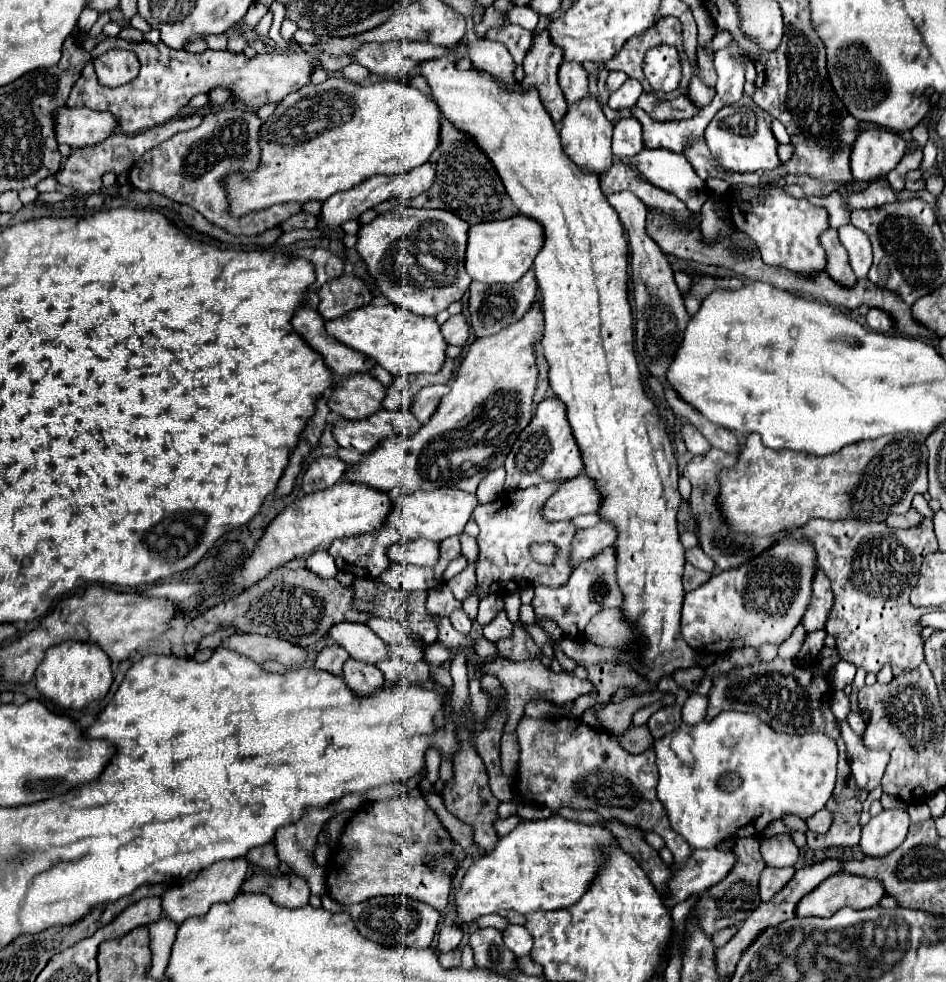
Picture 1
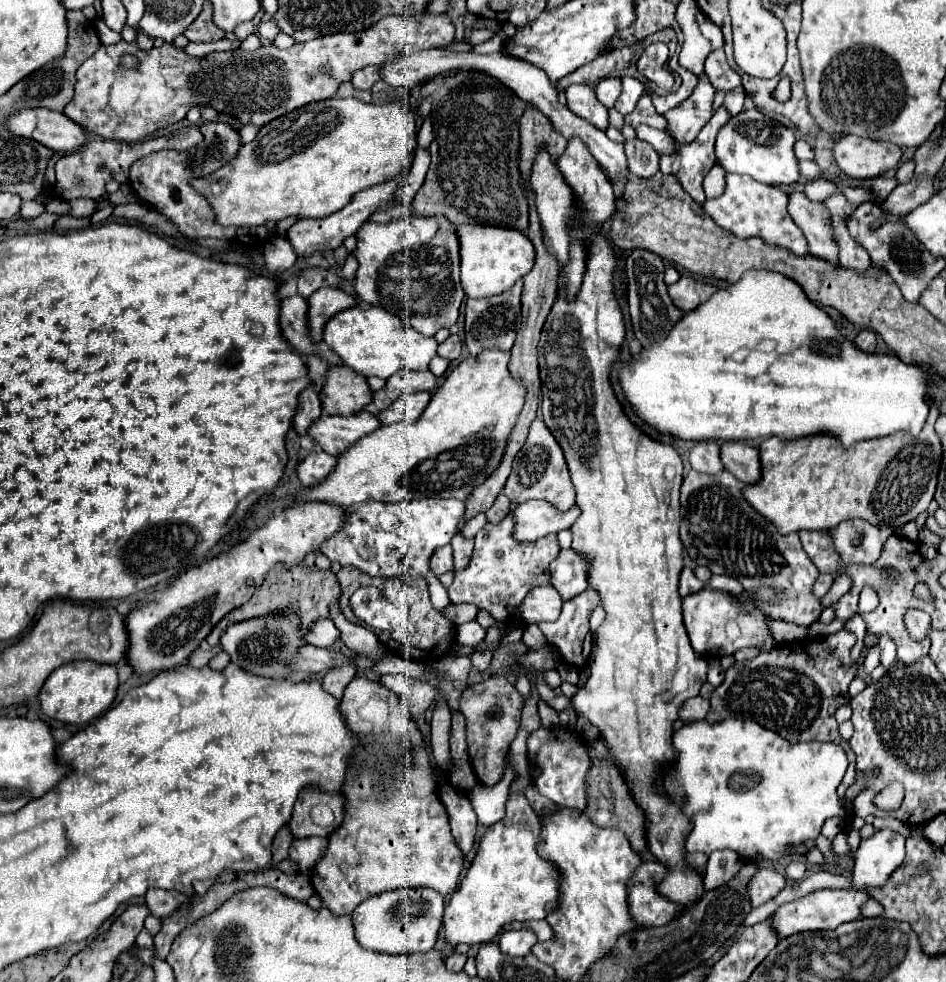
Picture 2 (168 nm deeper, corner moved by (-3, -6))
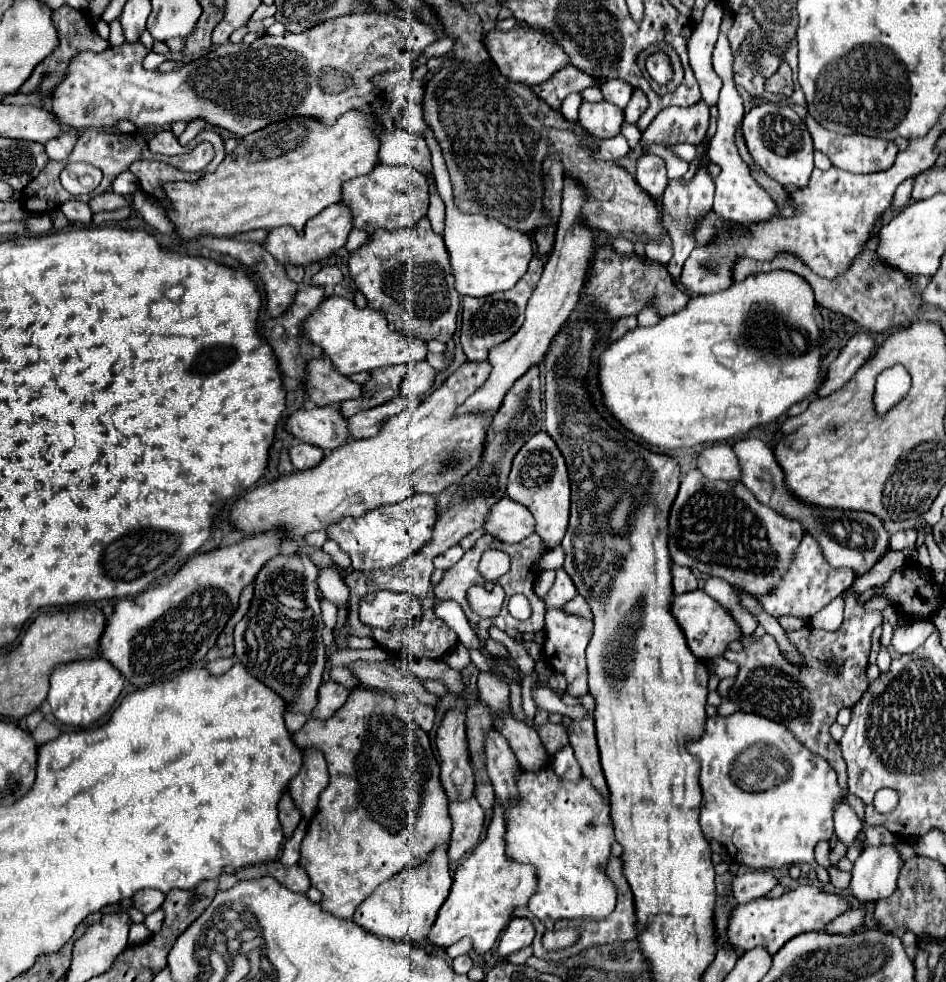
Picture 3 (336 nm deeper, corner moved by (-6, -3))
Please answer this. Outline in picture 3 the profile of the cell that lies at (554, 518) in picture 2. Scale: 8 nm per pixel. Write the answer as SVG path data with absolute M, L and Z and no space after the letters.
M503 496L497 504L493 504L481 528L495 540L515 544L533 534L535 520L531 520L531 512L527 512L523 504L513 502L509 496Z

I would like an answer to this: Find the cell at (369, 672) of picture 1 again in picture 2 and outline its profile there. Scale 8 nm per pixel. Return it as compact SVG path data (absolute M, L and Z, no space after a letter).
M360 675L346 685L340 703L348 729L352 729L354 735L360 735L360 747L356 749L352 767L348 769L348 779L344 783L348 819L344 819L344 823L330 835L328 851L314 867L316 873L312 877L312 885L324 907L336 915L352 915L352 911L368 897L404 887L430 887L440 895L454 893L464 869L464 853L450 833L448 813L438 799L438 793L434 793L438 787L432 779L432 763L424 749L418 727L412 723L412 719L406 717L404 721L400 715L396 693Z

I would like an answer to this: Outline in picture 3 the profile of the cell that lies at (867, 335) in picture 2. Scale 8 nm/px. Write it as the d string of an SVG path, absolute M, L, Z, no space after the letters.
M857 334L853 336L847 346L841 350L841 354L831 362L829 370L827 370L827 378L823 382L823 386L819 388L817 396L829 396L833 392L837 392L843 384L847 384L851 380L851 376L859 370L861 364L867 362L867 358L873 354L875 350L875 340L867 334Z

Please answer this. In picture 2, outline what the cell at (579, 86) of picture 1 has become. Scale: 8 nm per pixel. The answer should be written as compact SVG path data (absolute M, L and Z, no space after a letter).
M570 85L566 89L568 109L576 113L582 119L588 119L594 127L600 127L602 131L608 127L608 109L596 99L596 93L588 85Z

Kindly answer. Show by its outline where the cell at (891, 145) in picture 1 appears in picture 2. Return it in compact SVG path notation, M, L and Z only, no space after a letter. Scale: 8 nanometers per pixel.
M844 135L832 147L838 167L856 181L884 175L900 163L902 149L894 143Z

